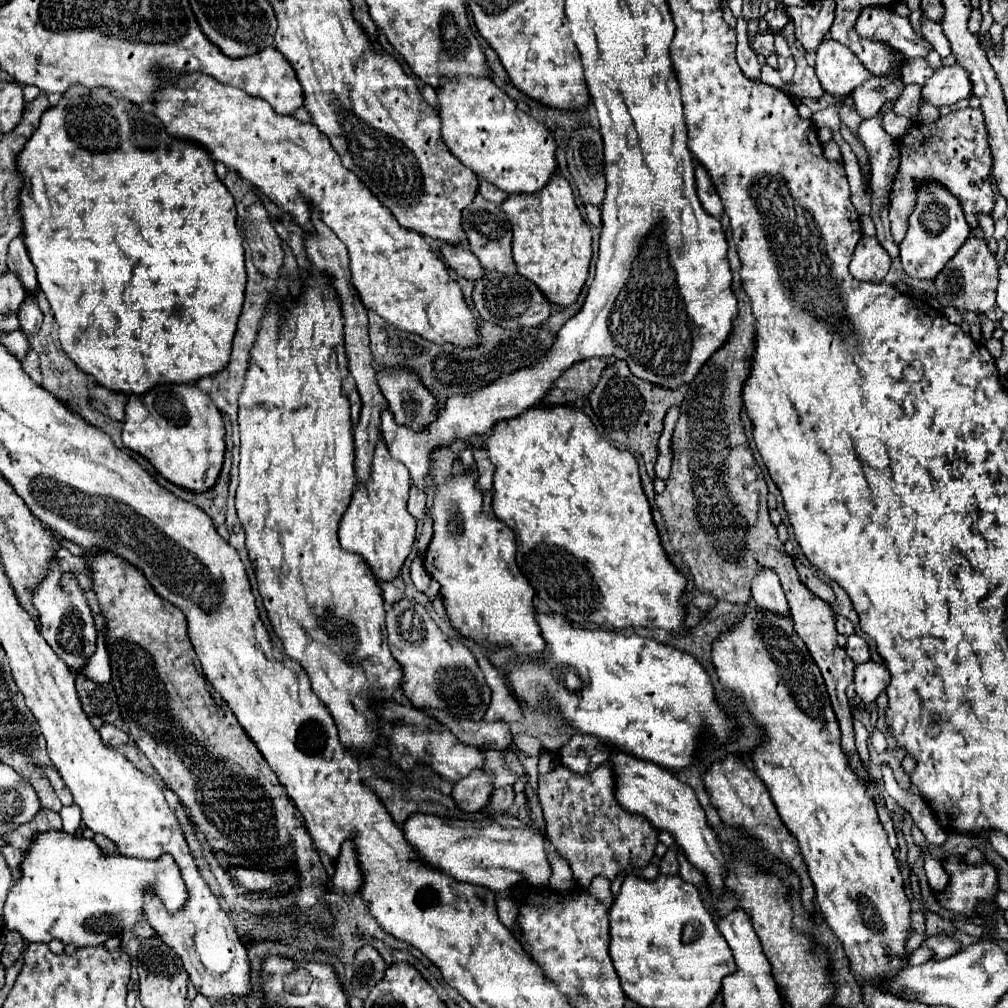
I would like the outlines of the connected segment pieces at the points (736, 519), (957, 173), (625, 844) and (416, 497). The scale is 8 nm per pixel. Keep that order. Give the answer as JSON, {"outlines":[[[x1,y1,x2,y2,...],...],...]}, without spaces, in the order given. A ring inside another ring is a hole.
{"outlines":[[[741,286,735,290,735,296,739,302,739,316,731,338,701,368,679,404,679,420,673,430,671,446,673,468,665,482,665,490,657,494,655,502,663,514,673,548,685,558,701,592,713,594,717,600,747,604,751,600,751,580,759,568,771,568,777,572,791,608,795,632,805,642,807,650,811,650,811,658,817,662,825,680,829,700,841,726,843,750,849,756,851,768,867,780,867,772,857,756,851,706,845,696,845,688,853,682,855,662,837,646,835,614,831,606,809,592,799,580,793,558,777,538,777,530,771,524,767,510,767,484,745,438,741,422,741,392,751,372,755,352,755,316],[695,494,705,494,705,504]],[[965,108,949,112,947,116,939,116,933,124,913,122,907,134,899,138,901,164,891,184,889,194,889,222,893,240,899,244,907,232,907,220,911,216,911,208,915,206,915,196,919,192,919,184,941,184,945,186,963,206,963,214,967,224,973,230,979,230,977,214,993,214,995,194,993,194,993,156,987,144,987,128,983,124,981,108]],[[559,764,539,776,537,792,543,806,547,838,569,862,573,878,581,888,589,888,595,876,613,880,617,872,629,866,647,866,651,862,657,846,657,830,651,830,647,818,635,816,619,806,613,794,613,770,609,764,595,768,587,776,573,774]],[[411,486,409,490,409,504,407,504,407,510,411,516,415,516,417,520,423,518,423,512,425,512,425,490,423,488,415,488]]]}

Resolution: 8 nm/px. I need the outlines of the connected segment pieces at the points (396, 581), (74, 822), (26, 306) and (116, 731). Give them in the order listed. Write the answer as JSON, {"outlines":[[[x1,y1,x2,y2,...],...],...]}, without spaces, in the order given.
{"outlines":[[[397,576,397,578,393,578,393,580,389,580,389,582,381,582,381,590,383,590,383,600,387,602,387,604,393,604,393,602,397,602,397,600,401,600,405,594,405,584,403,584,403,580,401,580,401,576]],[[76,805,64,806,60,811,62,818,63,830,67,833,74,834,81,823,81,810]],[[27,294,27,300,23,300,23,308,19,308,19,322,21,322,21,330,27,336,39,332,43,322,43,312,37,306,37,296]],[[103,724,103,728,99,730,99,734,101,734,103,744,109,746,109,748,117,748,117,746,127,744,127,734,121,728,113,726,113,724]]]}

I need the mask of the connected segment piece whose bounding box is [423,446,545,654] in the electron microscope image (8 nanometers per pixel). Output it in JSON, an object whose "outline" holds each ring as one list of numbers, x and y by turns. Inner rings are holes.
{"outline":[[447,446,437,448,437,452,431,454,429,478,433,480,433,538,423,558,425,570,441,586,439,592,449,624,459,634,481,646,493,642,511,644,519,654,543,652,545,640,535,620,535,590,521,574,515,560,515,532,511,532,507,524,483,512,483,494,475,486,477,472,463,470,453,476,453,466,457,462,459,456]]}

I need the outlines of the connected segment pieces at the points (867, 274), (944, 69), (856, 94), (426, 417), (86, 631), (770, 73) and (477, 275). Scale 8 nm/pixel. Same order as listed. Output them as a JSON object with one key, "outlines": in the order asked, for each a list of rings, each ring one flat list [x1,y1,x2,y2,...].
{"outlines":[[[863,236,855,248,849,270,857,280,883,282,883,278,889,270,889,264,891,264,891,258,883,250,879,240]],[[959,64,953,66,941,66,923,86,923,100,931,102,933,106,951,106,957,100,963,100,971,96,971,80,967,76,967,70]],[[871,78,856,88,851,96,855,98,857,112,863,118,871,118,877,114,879,108,883,108,883,104,895,102,901,96,903,88,905,88,905,84,901,82,901,78,897,78,897,80]],[[391,368,379,370,377,380,395,422,409,426,415,432,427,430,427,426,435,420,437,400,431,392,427,392,427,388,423,388,423,384,419,384,419,376,415,376,409,368]],[[57,558,51,562,47,578,37,586,33,596,33,606,39,610,41,618,41,634,47,640,51,648,55,648,55,654,73,670,77,672,83,668,83,660,95,652,97,644,97,630,93,624,91,610,87,606,85,594,77,586,77,580,71,572,59,572]],[[763,66,763,68,761,68,761,82,765,82,765,84,776,88,783,86,779,72,777,70,771,70,769,66]],[[435,244,435,250,439,250,441,258,447,260,447,266,451,270,455,270,459,276,467,278,467,280,481,280,483,276,483,268,479,264,479,260,475,258,473,252,469,252,463,246,445,246,445,244]]]}

